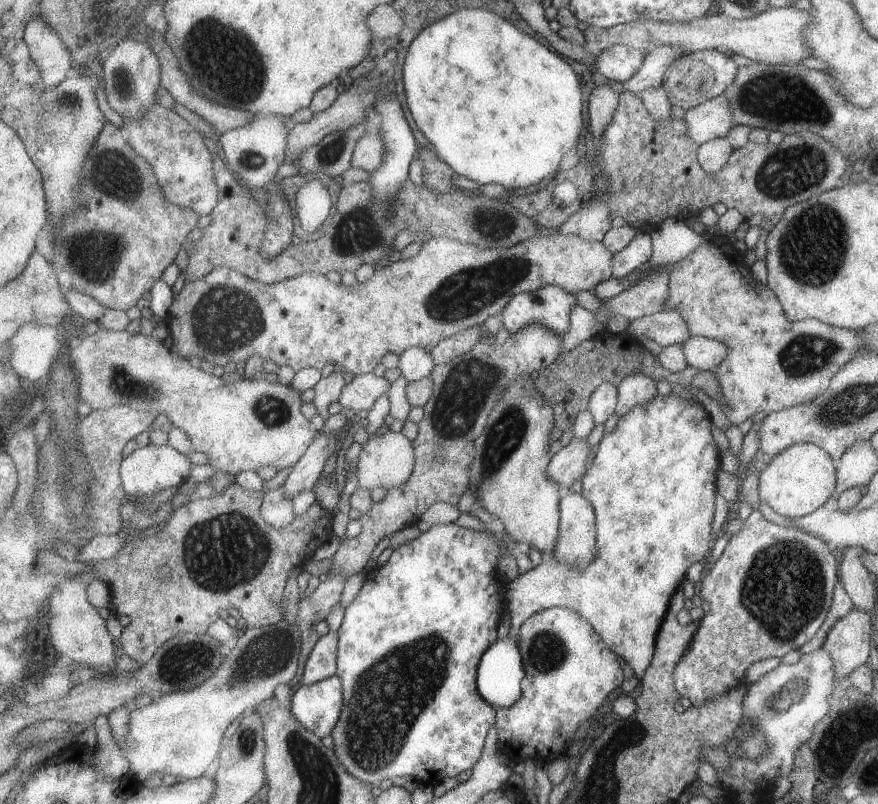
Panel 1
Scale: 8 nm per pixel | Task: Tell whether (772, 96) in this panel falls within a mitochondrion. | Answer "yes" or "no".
yes

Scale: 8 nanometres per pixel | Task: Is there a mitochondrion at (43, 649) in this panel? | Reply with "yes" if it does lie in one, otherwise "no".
no

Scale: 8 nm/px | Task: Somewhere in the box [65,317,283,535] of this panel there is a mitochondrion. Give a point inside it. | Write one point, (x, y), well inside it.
(127, 385)

